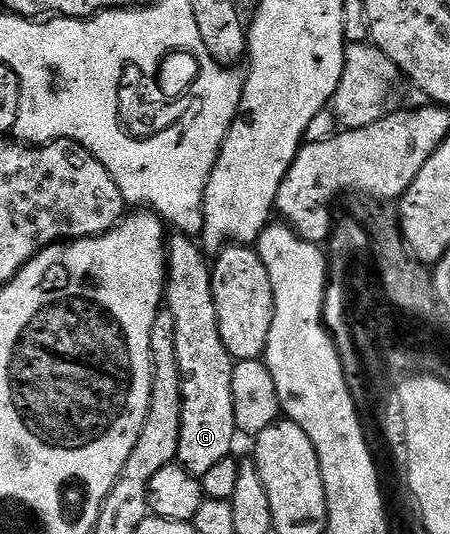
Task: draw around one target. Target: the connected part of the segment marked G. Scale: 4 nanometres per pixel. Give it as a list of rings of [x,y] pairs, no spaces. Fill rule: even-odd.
[[[178,232],[170,235],[167,243],[167,285],[165,287],[165,309],[173,312],[173,320],[175,321],[175,351],[177,352],[177,362],[179,364],[179,375],[183,381],[183,407],[181,408],[181,436],[179,437],[179,457],[178,465],[186,468],[190,474],[202,476],[205,473],[213,472],[213,468],[217,468],[217,464],[221,464],[221,460],[232,457],[231,449],[235,446],[235,438],[237,439],[237,431],[235,429],[235,417],[233,416],[233,368],[235,367],[235,359],[231,357],[231,353],[225,348],[225,344],[221,340],[221,332],[217,324],[217,308],[213,300],[213,288],[211,287],[212,267],[209,265],[209,258],[201,249],[200,243],[196,239],[188,238],[185,234]]]

